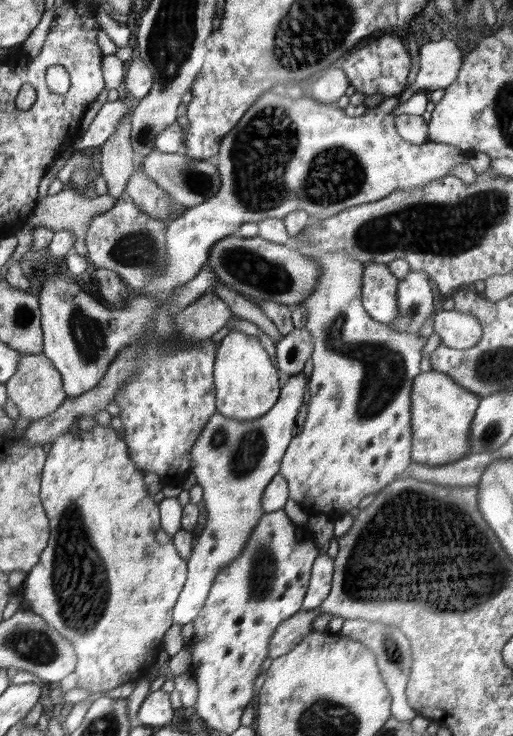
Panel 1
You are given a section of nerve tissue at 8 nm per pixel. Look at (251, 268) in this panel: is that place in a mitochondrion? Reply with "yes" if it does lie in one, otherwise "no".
yes

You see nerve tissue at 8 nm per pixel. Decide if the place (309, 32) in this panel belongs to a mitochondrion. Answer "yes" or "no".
yes

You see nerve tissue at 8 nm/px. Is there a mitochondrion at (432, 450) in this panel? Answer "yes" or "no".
no

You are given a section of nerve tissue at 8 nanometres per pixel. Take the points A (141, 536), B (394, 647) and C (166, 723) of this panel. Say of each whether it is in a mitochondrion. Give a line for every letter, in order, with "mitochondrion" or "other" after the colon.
A: other
B: mitochondrion
C: other

